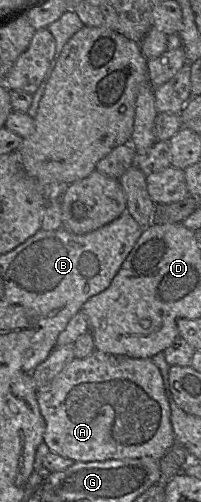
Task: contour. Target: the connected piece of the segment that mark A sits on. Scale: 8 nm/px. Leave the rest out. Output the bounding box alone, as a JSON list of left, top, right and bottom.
[37,350,175,462]

